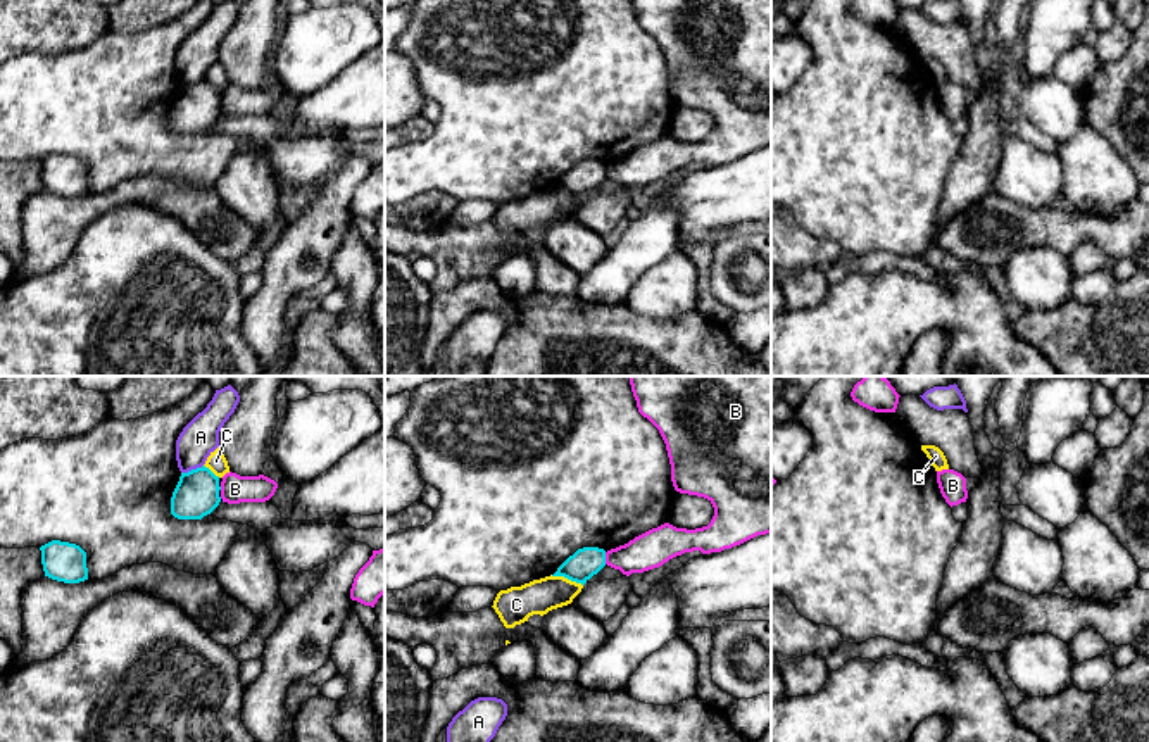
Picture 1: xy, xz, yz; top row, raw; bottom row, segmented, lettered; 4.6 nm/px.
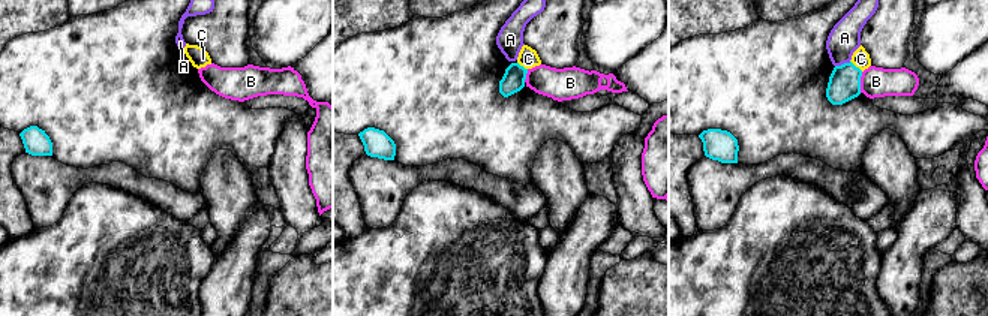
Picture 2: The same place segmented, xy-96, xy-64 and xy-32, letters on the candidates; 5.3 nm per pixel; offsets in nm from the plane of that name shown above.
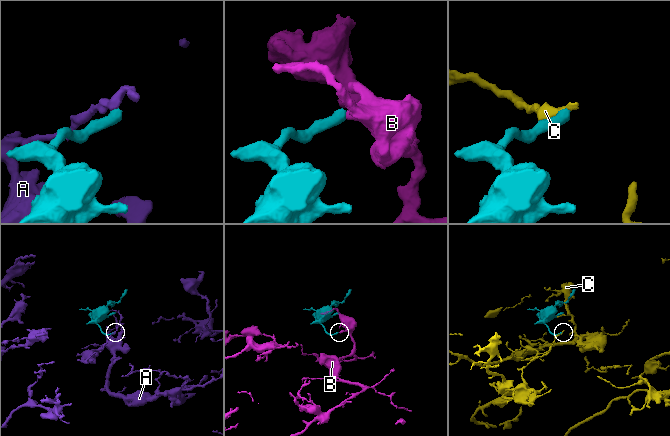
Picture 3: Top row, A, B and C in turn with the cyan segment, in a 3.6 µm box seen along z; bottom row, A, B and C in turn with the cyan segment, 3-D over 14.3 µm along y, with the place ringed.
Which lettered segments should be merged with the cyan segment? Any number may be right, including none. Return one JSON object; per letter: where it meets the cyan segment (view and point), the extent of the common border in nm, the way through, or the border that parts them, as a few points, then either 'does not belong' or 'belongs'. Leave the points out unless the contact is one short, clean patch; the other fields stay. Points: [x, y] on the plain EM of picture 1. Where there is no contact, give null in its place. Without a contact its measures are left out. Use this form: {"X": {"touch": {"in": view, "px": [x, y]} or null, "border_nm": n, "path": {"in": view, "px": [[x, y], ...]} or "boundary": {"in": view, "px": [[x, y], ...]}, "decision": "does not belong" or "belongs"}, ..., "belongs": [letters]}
{"A": {"touch": {"in": "xy", "px": [192, 83]}, "border_nm": 110, "boundary": {"in": "xy", "px": [[202, 78], [182, 87]]}, "decision": "does not belong"}, "B": {"touch": {"in": "xz", "px": [604, 171]}, "border_nm": 60, "decision": "does not belong"}, "C": {"touch": {"in": "xz", "px": [566, 190]}, "border_nm": 160, "decision": "does not belong"}, "belongs": []}

